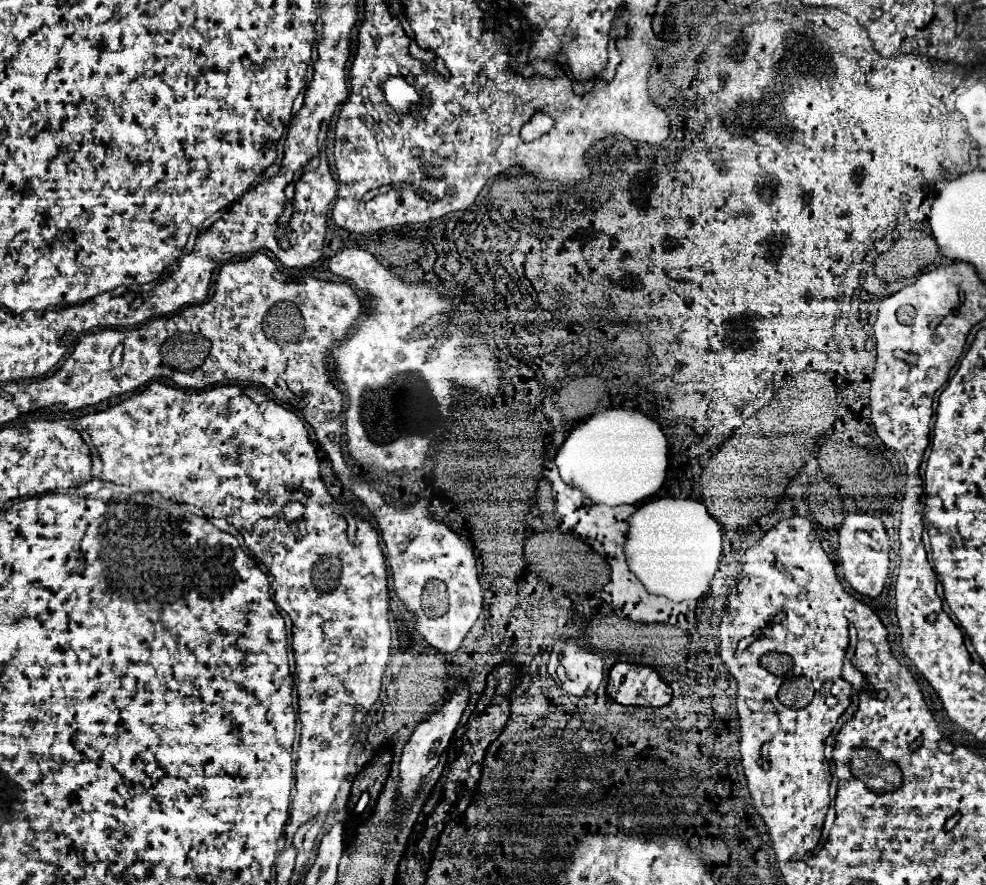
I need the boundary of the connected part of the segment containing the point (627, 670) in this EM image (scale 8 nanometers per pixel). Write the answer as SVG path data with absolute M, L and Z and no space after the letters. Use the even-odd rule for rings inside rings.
M620 661L610 669L608 695L622 705L664 707L672 699L672 689L656 667Z

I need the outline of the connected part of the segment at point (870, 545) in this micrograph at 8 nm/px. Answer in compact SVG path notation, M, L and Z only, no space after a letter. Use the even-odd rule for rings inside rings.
M901 507L900 509L888 509L888 511L876 513L876 515L867 513L850 514L844 519L838 530L838 553L840 553L842 567L844 567L844 577L860 595L878 597L882 593L884 585L886 585L886 577L889 576L889 553L892 549L887 531L896 528L899 532L900 510Z

